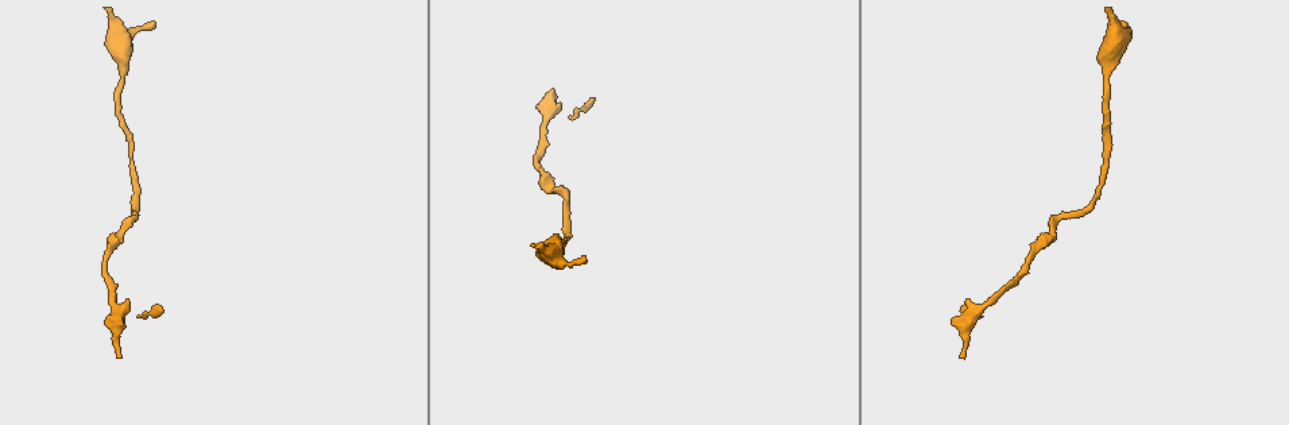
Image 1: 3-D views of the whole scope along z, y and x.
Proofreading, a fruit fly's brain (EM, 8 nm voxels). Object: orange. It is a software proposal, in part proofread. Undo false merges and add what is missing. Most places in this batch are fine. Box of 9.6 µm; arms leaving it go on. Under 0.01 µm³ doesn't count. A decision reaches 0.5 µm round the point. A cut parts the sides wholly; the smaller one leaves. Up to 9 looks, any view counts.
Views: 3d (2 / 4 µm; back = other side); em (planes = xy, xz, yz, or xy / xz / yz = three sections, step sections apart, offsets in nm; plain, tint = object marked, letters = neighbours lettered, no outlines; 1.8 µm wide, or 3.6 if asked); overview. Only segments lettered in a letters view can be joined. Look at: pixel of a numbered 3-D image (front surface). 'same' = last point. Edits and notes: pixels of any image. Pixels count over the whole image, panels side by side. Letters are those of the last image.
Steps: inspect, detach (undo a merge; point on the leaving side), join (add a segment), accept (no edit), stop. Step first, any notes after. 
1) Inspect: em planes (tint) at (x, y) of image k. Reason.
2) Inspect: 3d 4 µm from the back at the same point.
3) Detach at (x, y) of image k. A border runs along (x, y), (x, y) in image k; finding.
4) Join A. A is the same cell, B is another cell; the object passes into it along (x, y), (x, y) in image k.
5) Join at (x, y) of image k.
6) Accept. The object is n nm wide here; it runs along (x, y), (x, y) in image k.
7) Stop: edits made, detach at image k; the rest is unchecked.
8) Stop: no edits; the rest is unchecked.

Inspect: 3d 4 µm from the back at (1059, 221) of image 1. Abrupt turn.

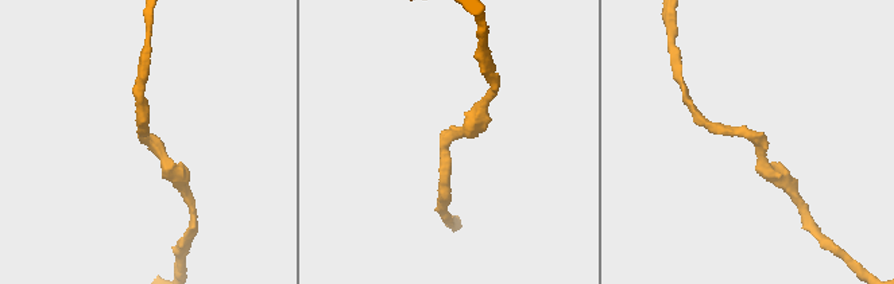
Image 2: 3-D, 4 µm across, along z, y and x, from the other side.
Inspect: em 3.6 µm xy step 4 (tint) at (448, 143) of image 2. Need the tissue.

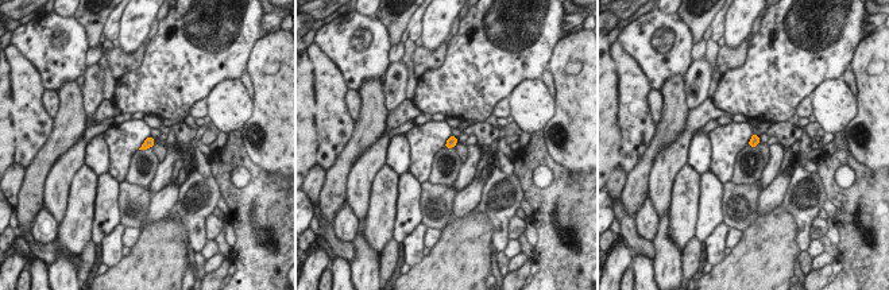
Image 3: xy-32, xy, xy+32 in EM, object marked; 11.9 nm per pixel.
Inspect: em 3.6 µm planes (letters) at the same point.

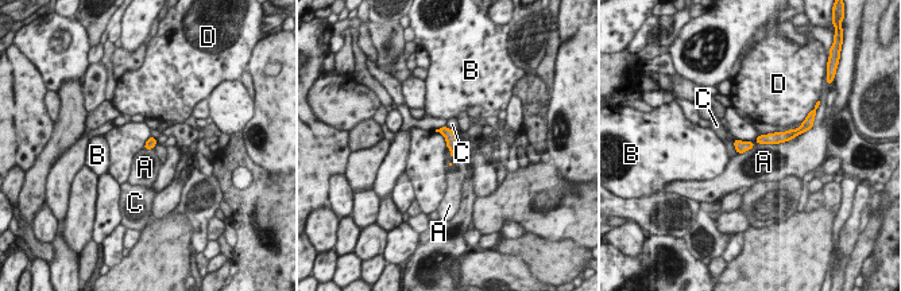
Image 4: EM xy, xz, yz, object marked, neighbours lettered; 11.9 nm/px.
Accept. The longest contact is with A, 650 nm; A, B, C and D are other cells; all the same neuron.

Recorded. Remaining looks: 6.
Inspect: em planes (letters) at (131, 155) of image 1. Narrows sharply.

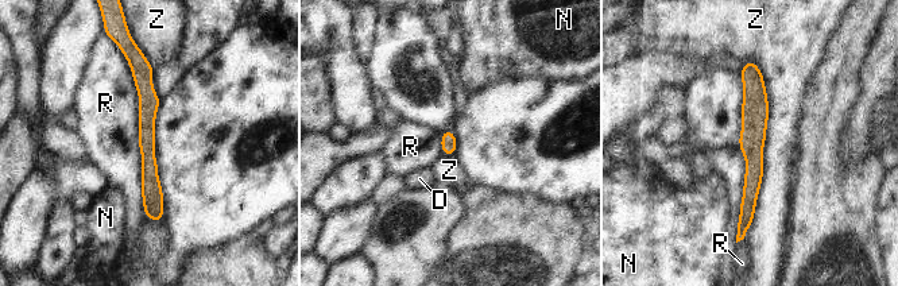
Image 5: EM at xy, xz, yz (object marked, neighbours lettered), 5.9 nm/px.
Accept. D, N, R and Z are other cells; it runs along (751, 65), (753, 184), (746, 224) in image 5; all the same neuron.

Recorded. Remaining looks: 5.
Inspect: 3d 2 µm at (153, 20) of image 1. An open end.

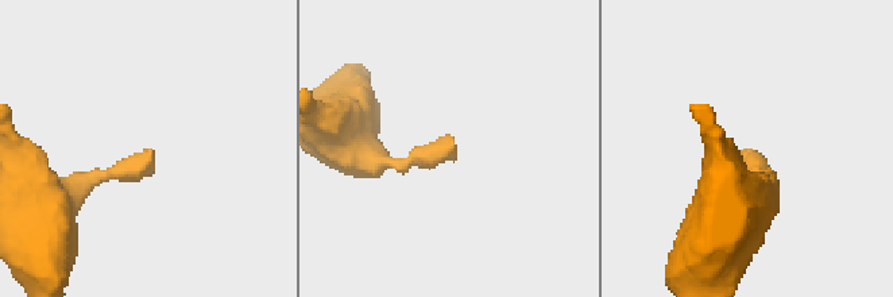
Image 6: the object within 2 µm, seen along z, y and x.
Inspect: em 3.6 µm xy step 4 (plain) at (747, 155) of image 6.

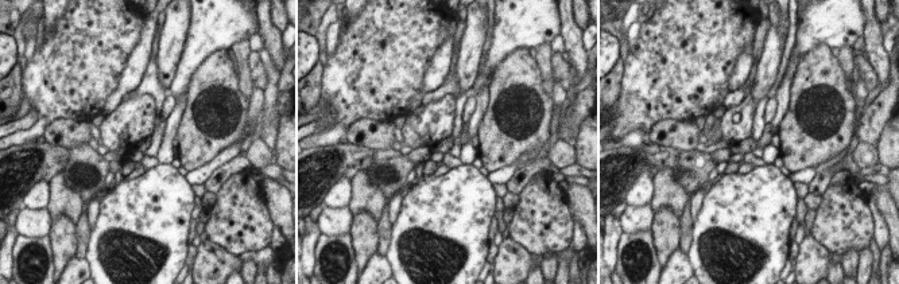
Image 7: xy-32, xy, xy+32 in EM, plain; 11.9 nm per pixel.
Inspect: em 3.6 µm xy step 4 (letters) at the same point.

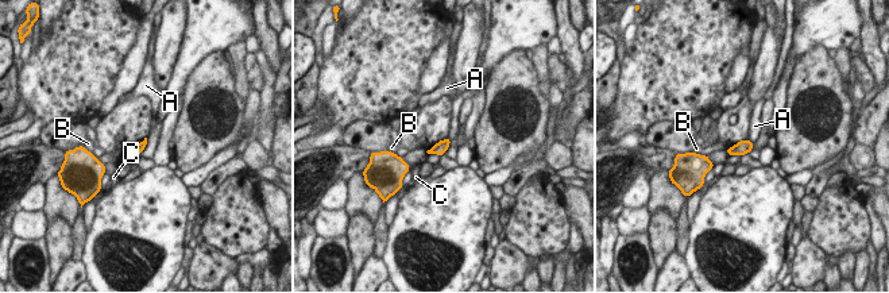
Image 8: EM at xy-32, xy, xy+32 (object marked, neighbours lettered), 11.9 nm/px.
Accept. A, B and C are other cells; a border runs along (748, 138), (753, 142) in image 8; none of them fits.

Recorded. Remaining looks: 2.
Stop: no edits; the rest is unchecked.

